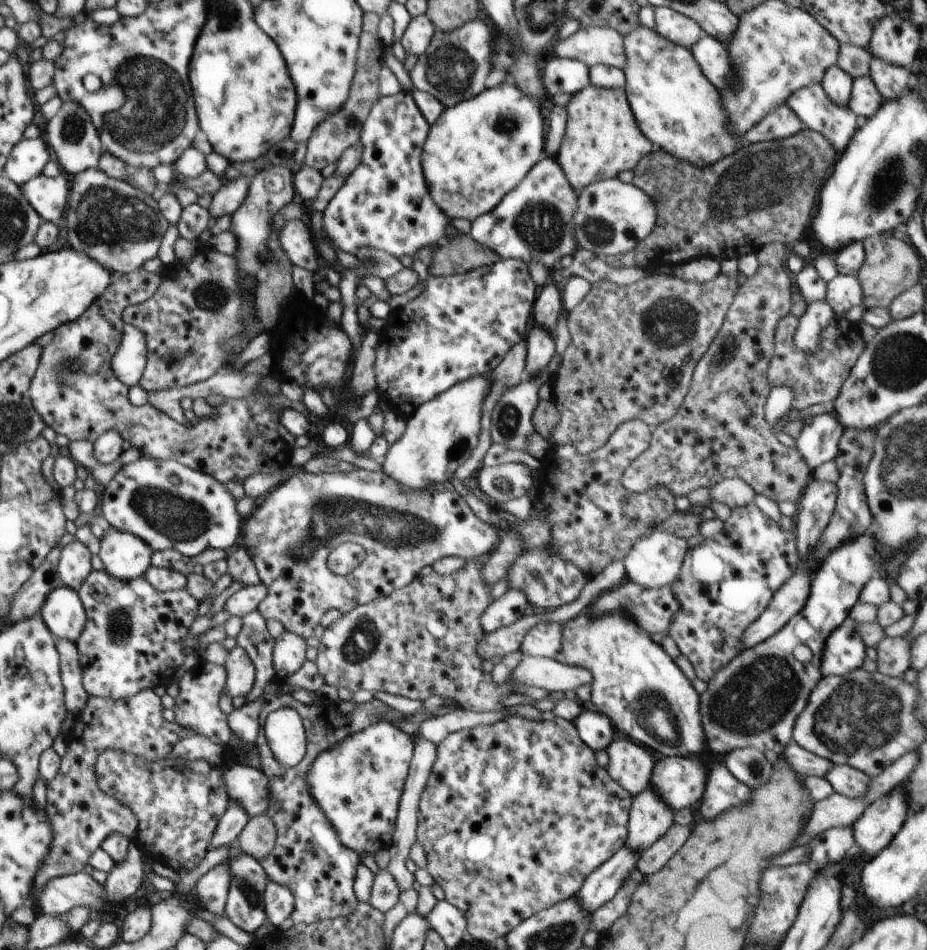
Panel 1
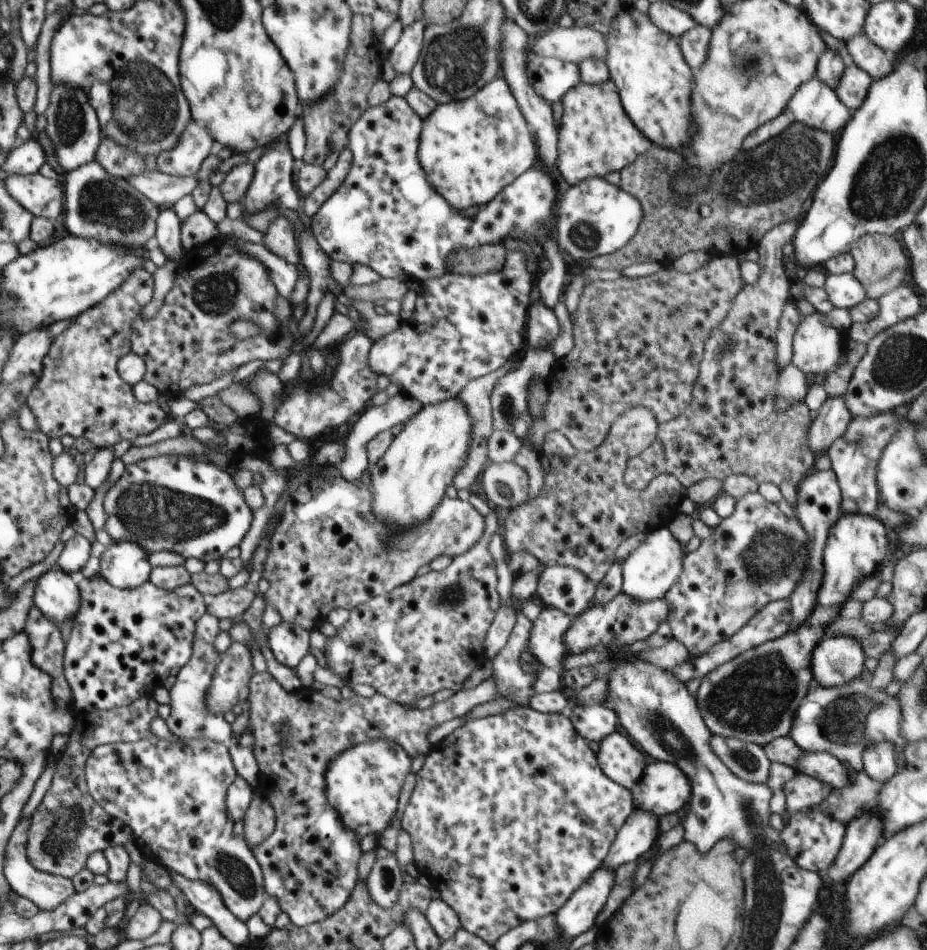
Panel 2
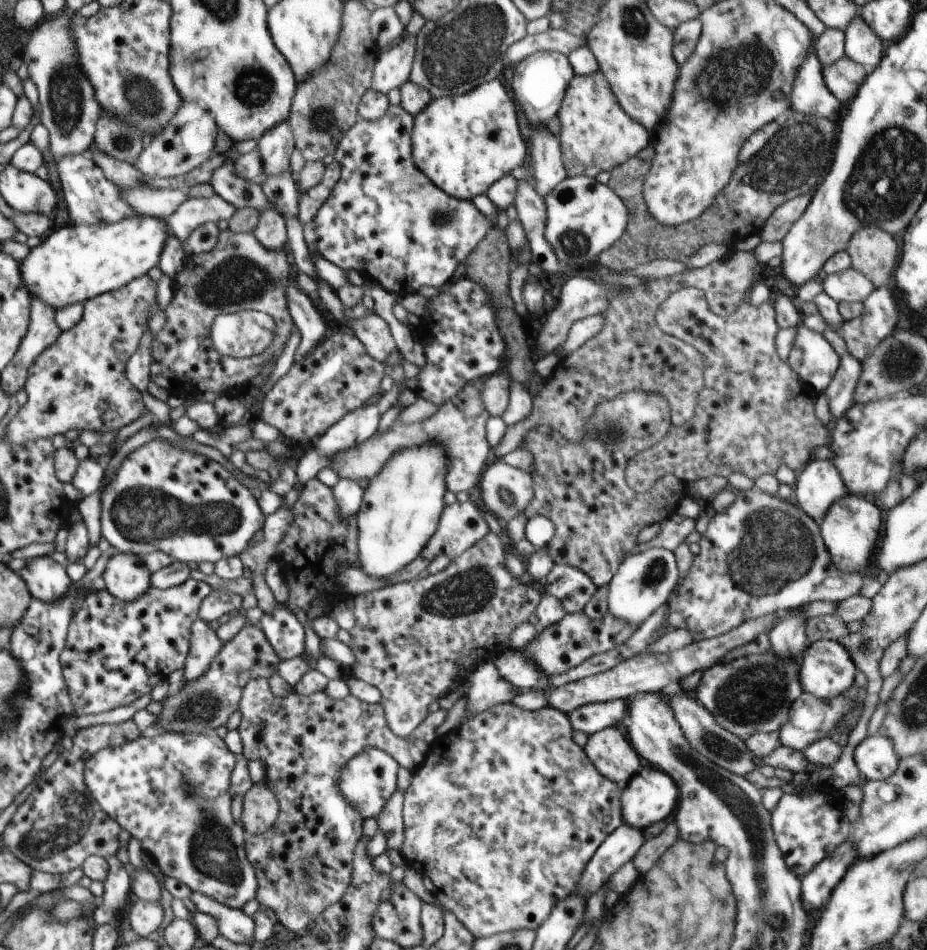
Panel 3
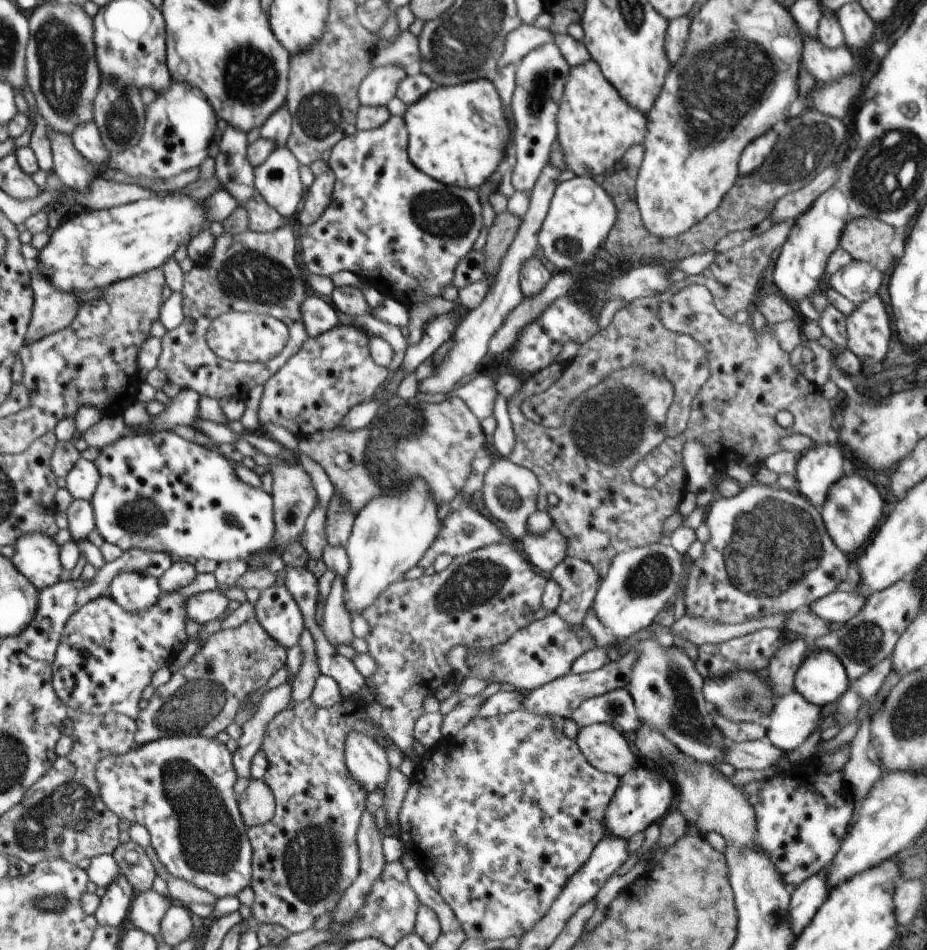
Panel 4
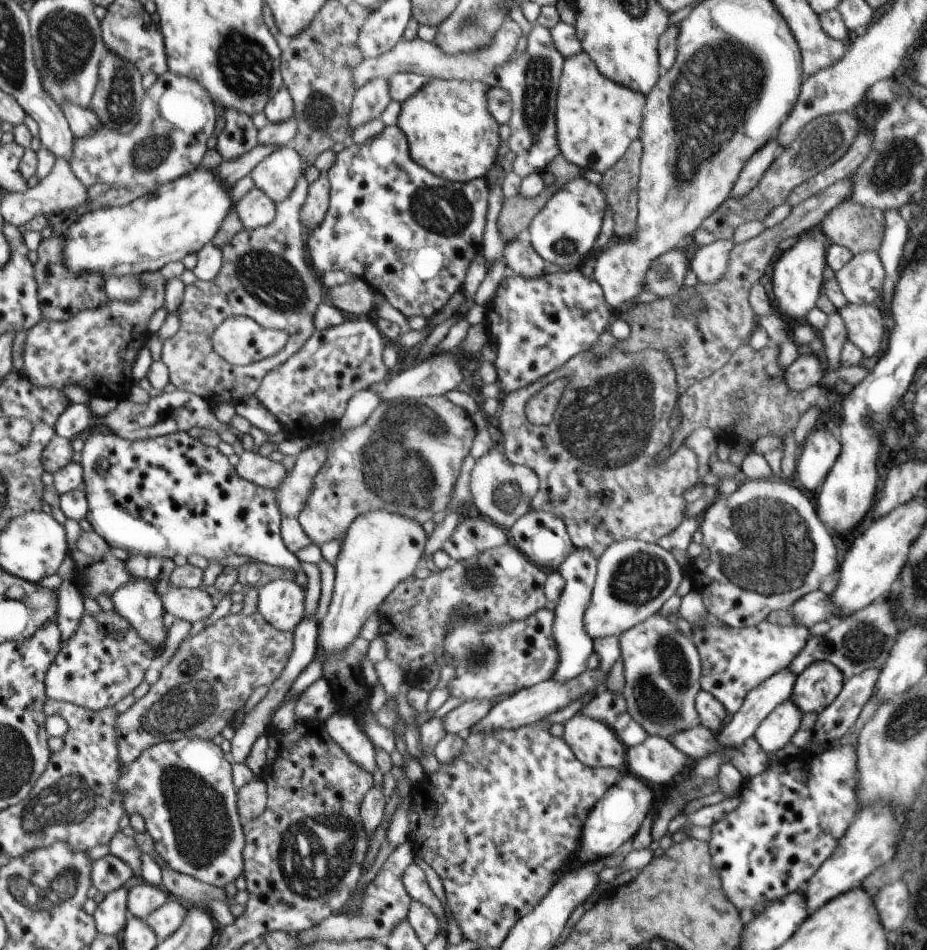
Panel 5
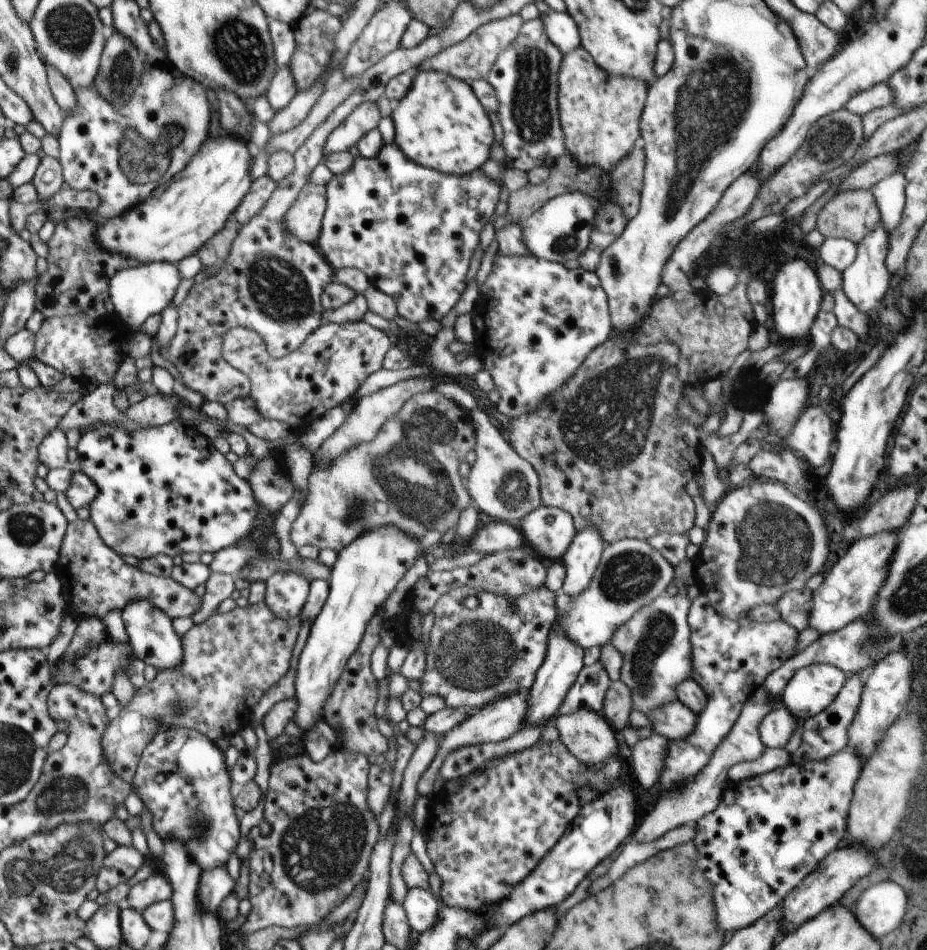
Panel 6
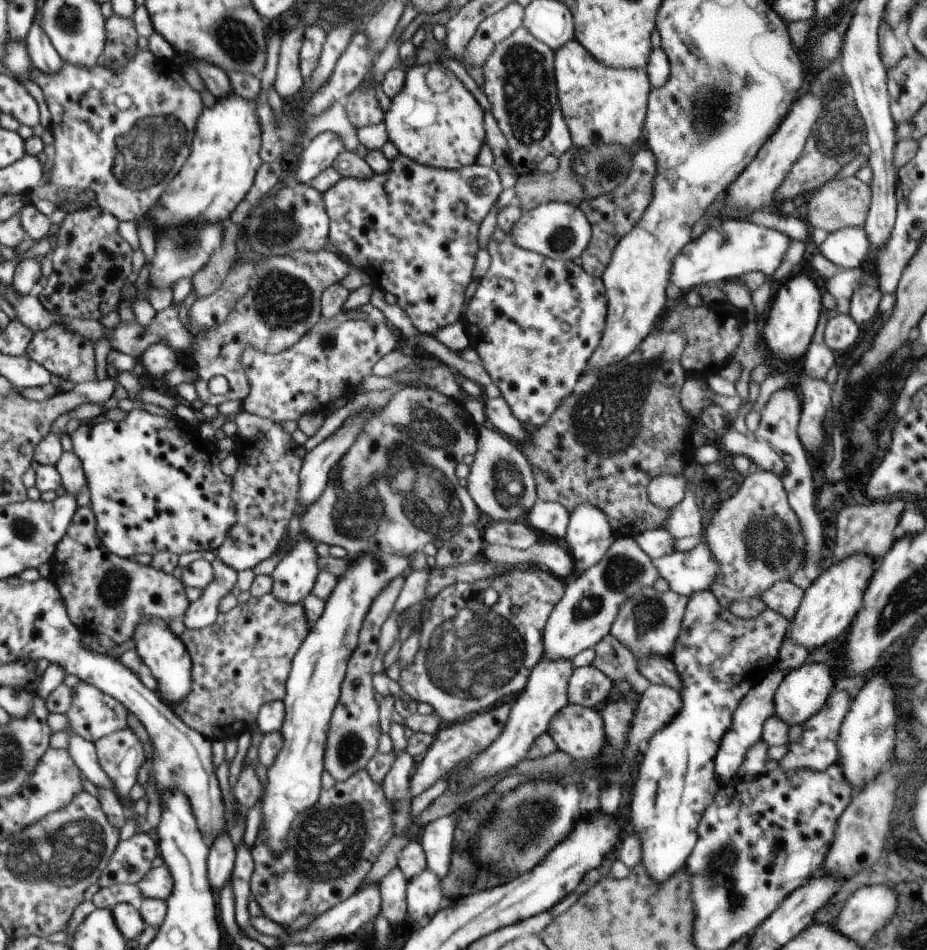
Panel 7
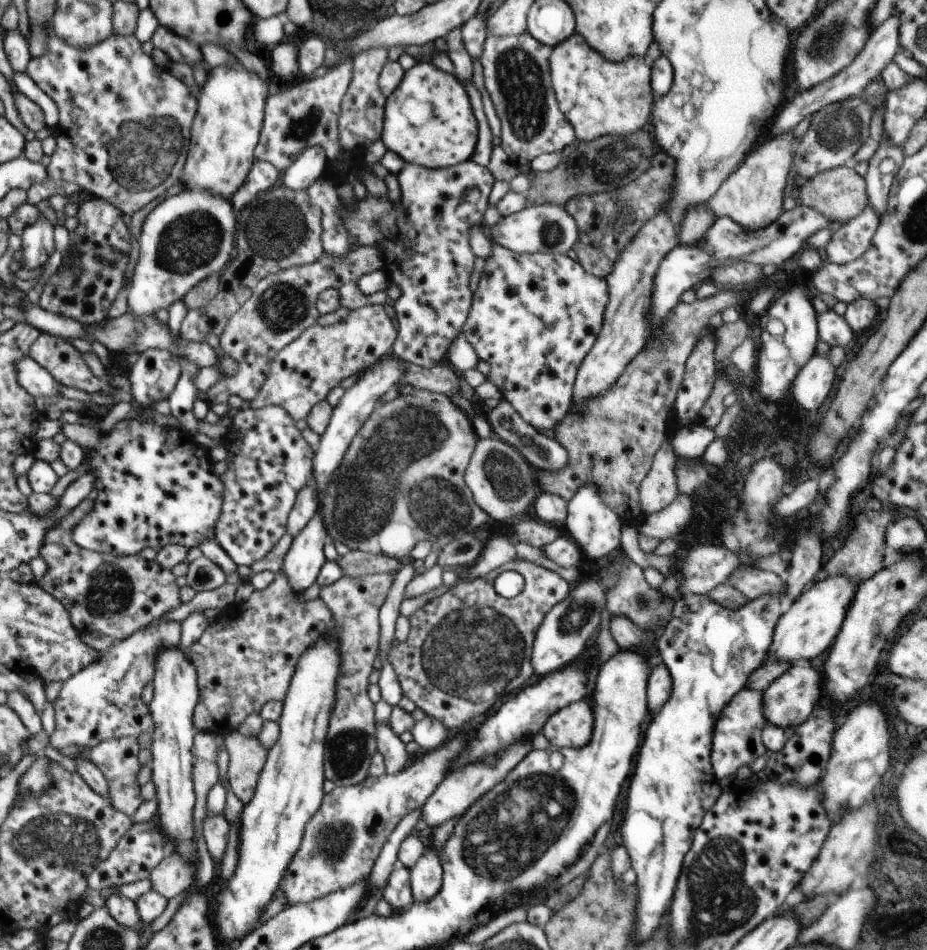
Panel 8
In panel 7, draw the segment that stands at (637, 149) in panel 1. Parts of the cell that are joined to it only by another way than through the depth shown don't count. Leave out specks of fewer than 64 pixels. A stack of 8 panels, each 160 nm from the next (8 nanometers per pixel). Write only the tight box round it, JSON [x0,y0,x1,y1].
[554,39,653,150]

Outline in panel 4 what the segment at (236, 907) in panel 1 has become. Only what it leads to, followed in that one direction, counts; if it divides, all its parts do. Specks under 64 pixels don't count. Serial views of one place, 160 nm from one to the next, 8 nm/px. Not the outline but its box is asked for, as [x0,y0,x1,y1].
[95,736,253,899]

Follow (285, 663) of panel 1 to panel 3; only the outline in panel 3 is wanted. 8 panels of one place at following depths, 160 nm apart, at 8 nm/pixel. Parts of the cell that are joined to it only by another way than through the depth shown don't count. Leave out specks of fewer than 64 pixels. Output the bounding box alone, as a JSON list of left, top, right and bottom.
[259,604,305,661]

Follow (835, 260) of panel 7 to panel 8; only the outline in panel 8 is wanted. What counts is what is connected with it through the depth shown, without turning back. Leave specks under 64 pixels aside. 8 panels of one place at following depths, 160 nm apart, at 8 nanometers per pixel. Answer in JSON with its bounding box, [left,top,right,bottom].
[823,203,879,265]

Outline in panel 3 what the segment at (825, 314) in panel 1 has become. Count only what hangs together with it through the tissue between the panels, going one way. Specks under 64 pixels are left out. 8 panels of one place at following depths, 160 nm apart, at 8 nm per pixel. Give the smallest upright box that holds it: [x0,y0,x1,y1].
[787,324,841,395]

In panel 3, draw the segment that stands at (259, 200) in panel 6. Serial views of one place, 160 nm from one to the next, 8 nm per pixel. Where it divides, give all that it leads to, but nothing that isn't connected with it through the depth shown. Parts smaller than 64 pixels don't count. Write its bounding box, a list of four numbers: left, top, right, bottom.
[253,210,287,251]

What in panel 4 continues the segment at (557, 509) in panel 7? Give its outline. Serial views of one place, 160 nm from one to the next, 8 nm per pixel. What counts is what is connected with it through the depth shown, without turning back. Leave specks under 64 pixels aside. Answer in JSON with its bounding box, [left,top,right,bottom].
[520,526,567,576]

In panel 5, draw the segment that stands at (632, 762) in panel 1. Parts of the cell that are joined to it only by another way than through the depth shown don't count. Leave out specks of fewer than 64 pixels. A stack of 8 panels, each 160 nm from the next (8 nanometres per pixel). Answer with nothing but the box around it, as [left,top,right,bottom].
[562,712,626,770]

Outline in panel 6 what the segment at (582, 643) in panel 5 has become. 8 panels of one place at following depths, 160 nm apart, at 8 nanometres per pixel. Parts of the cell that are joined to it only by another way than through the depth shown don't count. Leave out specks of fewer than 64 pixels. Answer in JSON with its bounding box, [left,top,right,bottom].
[524,525,606,726]

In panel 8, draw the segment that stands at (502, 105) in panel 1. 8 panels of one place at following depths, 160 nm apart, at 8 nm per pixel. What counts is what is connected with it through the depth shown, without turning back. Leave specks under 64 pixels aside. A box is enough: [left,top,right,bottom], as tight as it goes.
[381,62,478,169]

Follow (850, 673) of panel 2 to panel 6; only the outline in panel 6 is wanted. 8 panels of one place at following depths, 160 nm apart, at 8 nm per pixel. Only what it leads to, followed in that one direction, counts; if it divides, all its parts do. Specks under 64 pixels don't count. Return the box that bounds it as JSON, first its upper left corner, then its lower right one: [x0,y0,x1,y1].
[781,664,848,721]

